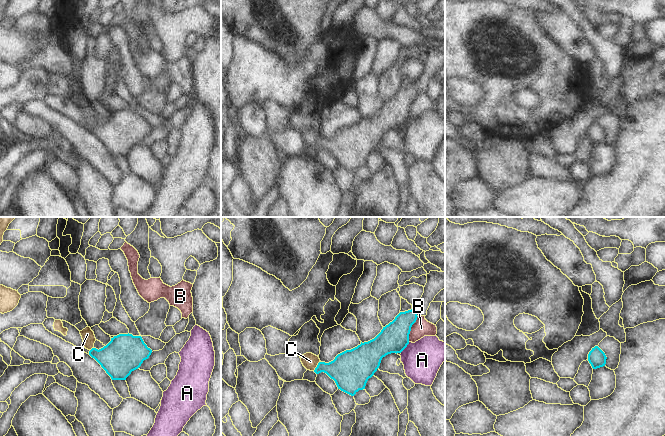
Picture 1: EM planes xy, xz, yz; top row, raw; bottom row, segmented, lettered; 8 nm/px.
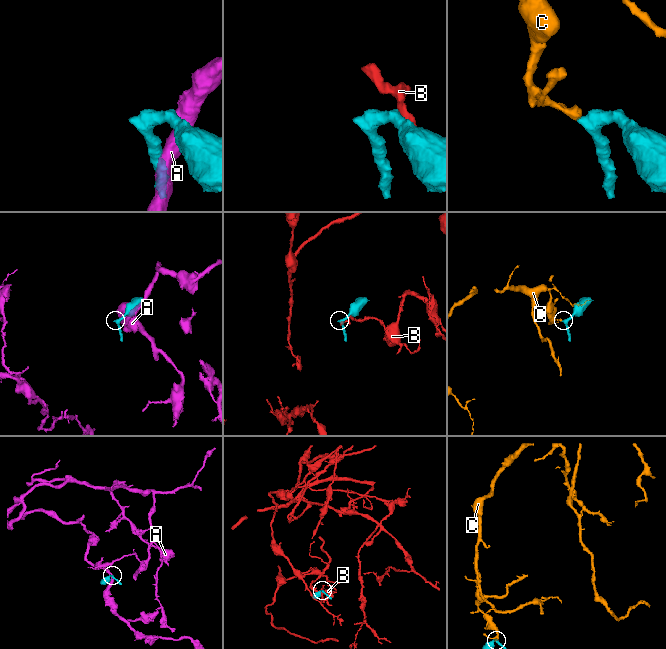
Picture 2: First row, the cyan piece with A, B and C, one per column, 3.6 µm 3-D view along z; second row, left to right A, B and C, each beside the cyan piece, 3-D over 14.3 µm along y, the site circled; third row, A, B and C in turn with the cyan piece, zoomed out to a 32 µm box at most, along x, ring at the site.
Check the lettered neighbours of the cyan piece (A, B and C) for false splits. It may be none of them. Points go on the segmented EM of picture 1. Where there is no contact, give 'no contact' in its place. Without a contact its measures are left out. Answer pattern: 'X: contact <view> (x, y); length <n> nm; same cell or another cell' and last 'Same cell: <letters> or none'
A: contact xz (405, 347); length 120 nm; another cell
B: contact xz (410, 329); length 220 nm; another cell
C: contact xz (317, 366); length 100 nm; another cell
Same cell: none

